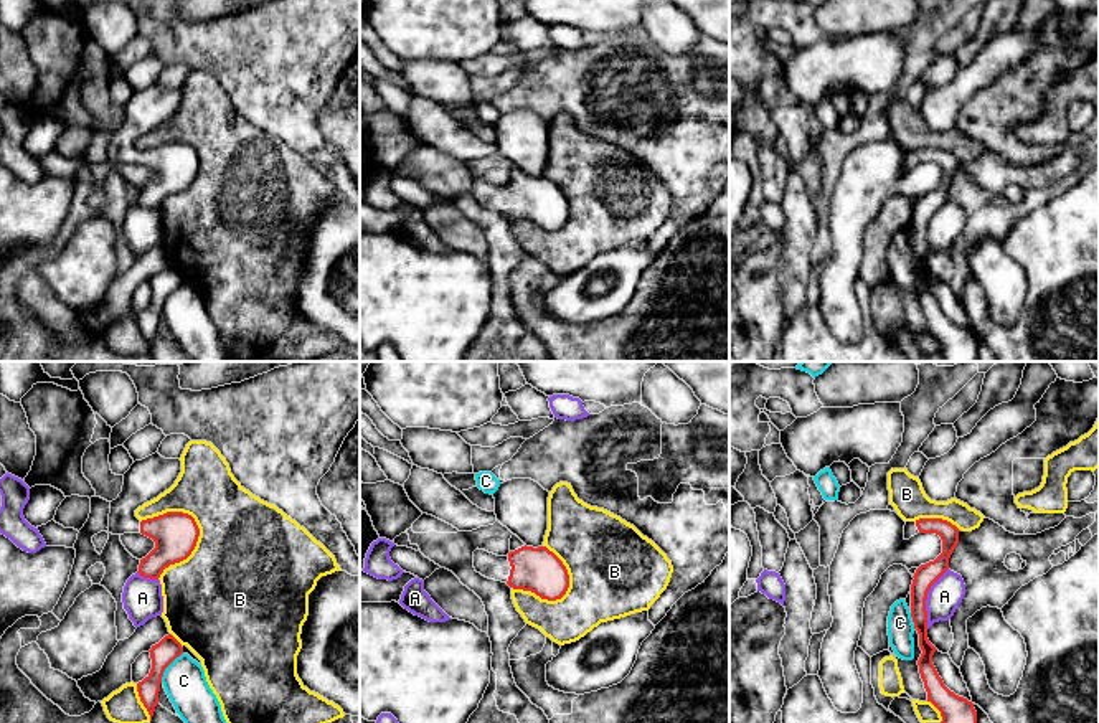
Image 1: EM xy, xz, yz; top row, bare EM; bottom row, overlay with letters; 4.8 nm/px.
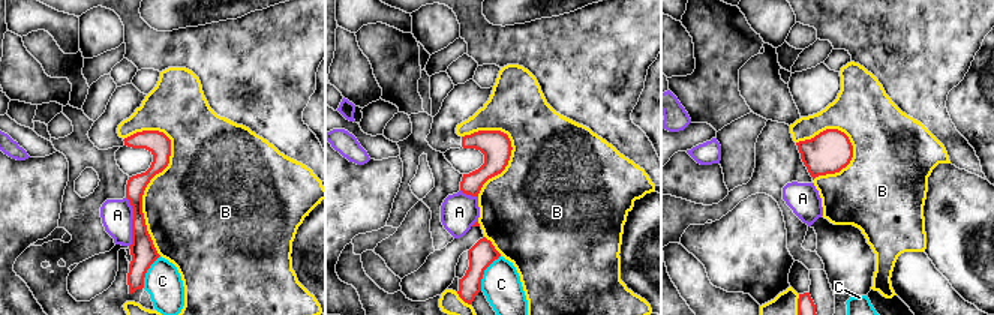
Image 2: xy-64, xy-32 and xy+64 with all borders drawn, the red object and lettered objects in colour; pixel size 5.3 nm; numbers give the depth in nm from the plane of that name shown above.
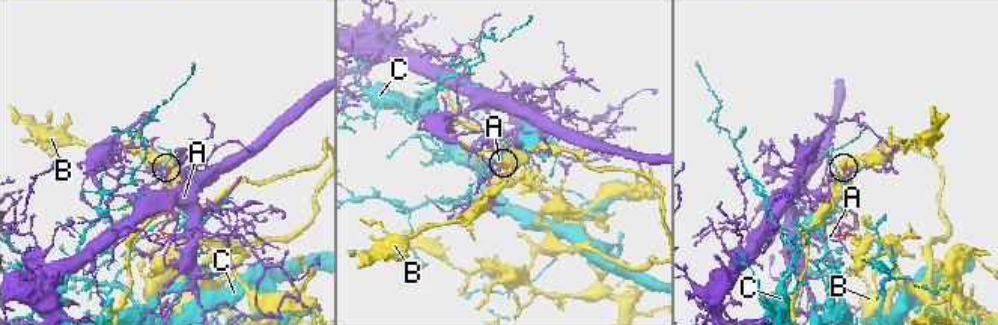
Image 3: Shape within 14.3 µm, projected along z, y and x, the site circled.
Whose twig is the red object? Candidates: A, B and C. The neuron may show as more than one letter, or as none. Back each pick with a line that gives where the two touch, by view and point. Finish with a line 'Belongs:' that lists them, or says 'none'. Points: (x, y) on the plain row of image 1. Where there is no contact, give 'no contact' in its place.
Belongs: none

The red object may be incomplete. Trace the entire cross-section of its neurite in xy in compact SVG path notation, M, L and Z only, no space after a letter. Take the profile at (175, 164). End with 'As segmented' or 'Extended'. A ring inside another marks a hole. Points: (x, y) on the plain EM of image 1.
M158 83L135 91L130 99L124 104L122 122L116 130L111 132L109 144L109 163L142 163L155 172L155 178L140 190L139 205L150 210L158 210L165 198L170 195L186 190L196 177L200 158L195 149L183 142L167 142L163 145L139 150L135 140L144 134L157 129L160 124L168 120L182 102L180 89L165 89Z. Extended

